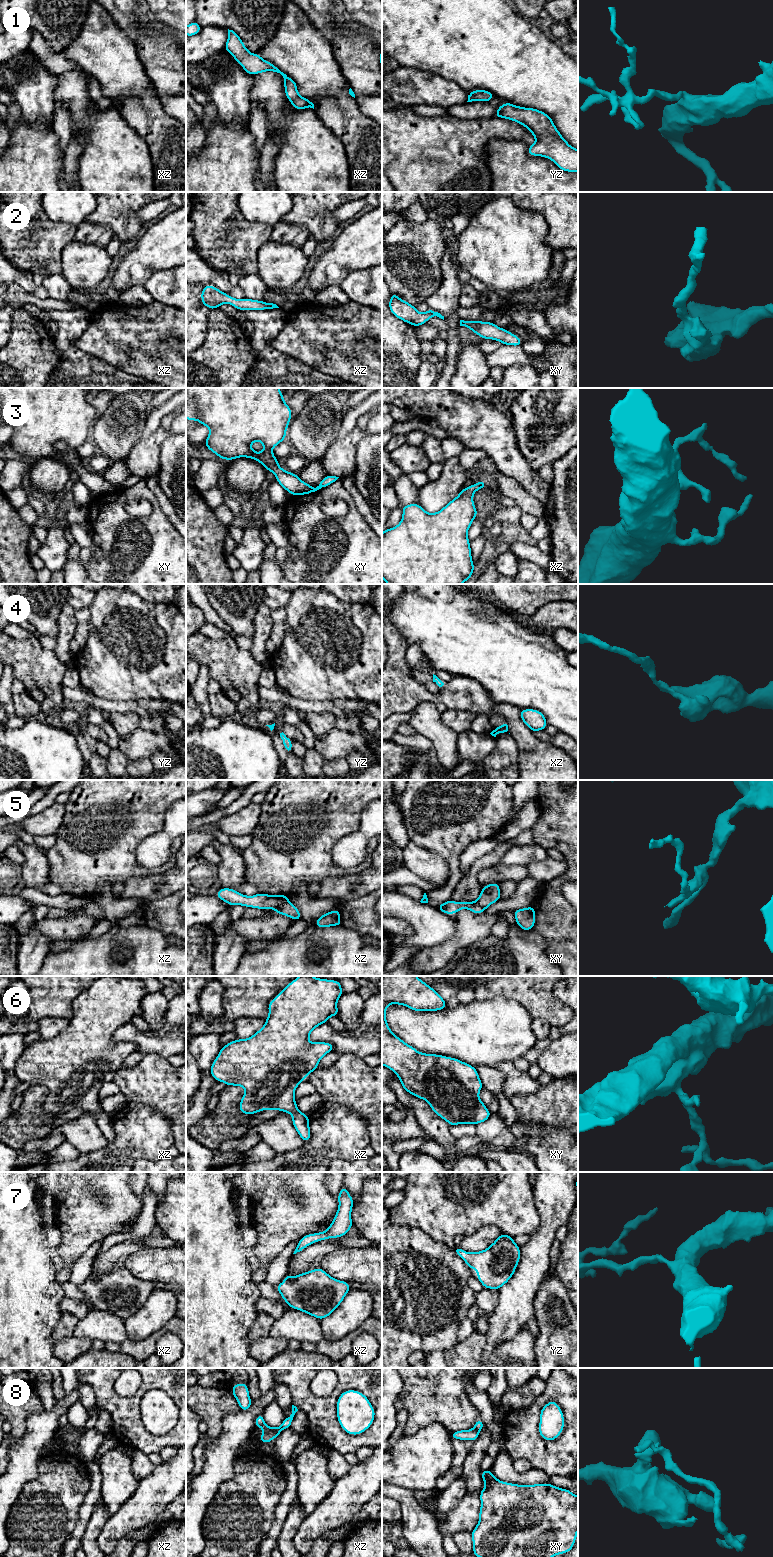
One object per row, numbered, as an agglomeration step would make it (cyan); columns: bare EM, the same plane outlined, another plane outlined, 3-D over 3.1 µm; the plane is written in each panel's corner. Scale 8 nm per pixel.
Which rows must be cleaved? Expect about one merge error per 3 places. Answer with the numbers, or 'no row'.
5, 6, 8

